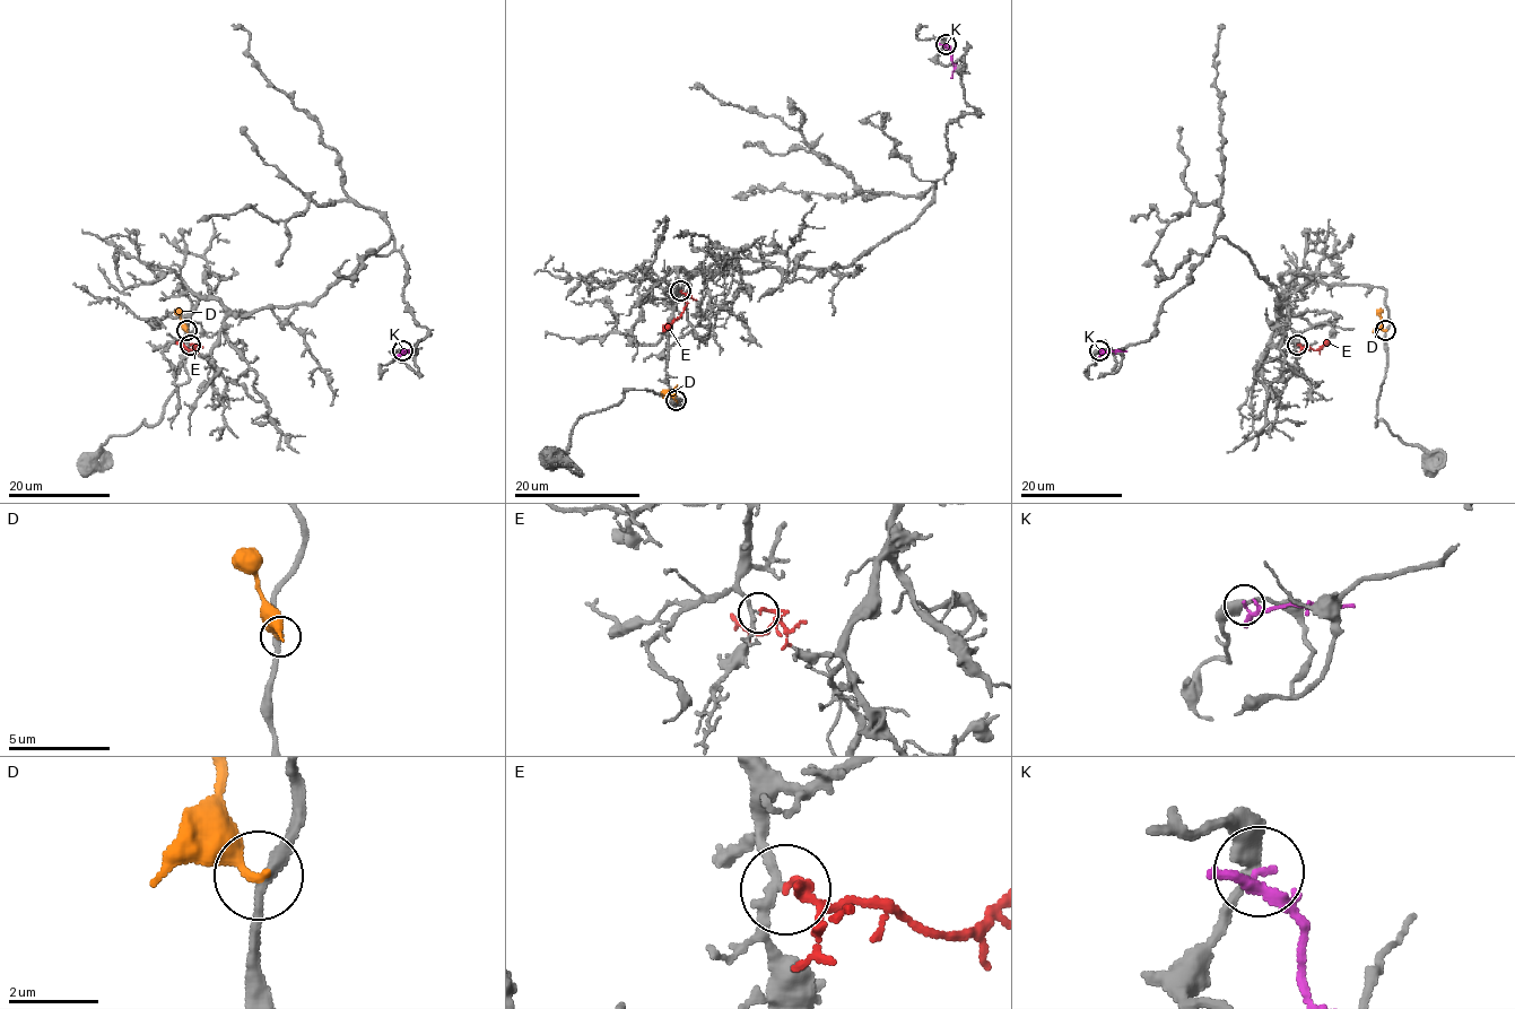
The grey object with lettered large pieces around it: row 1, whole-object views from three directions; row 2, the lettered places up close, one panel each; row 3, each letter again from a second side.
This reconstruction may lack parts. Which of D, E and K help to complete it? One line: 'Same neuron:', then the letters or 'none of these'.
Same neuron: E

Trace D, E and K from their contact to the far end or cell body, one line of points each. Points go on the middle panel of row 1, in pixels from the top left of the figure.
D: (676, 401), (662, 391)
E: (680, 290), (686, 296), (686, 306), (662, 331)
K: (946, 44), (952, 52), (950, 78)

